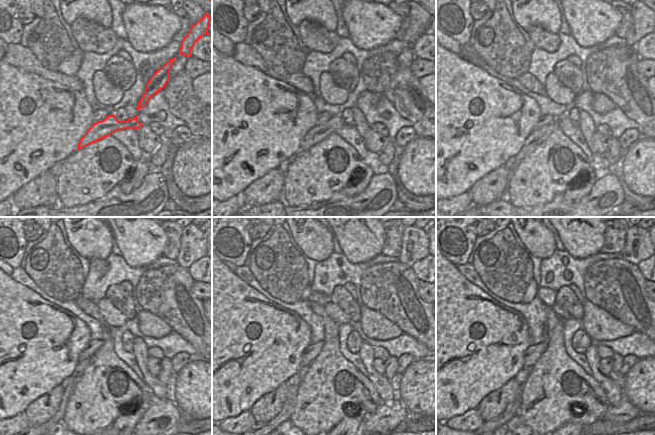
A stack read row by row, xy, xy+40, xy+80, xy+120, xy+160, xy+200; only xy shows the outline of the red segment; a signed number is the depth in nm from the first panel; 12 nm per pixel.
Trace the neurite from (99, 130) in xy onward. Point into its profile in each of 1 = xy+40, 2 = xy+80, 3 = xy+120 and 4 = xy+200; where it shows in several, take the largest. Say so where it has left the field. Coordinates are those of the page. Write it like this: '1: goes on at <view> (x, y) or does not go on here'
1: goes on at xy+40 (317, 134)
2: goes on at xy+80 (537, 136)
3: goes on at xy+120 (82, 365)
4: goes on at xy+200 (512, 409)

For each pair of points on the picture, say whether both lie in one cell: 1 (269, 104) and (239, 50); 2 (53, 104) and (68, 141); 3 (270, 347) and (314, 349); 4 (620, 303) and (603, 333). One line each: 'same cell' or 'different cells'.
1: different cells
2: same cell
3: different cells
4: different cells

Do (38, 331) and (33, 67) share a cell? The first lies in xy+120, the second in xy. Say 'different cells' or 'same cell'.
different cells

